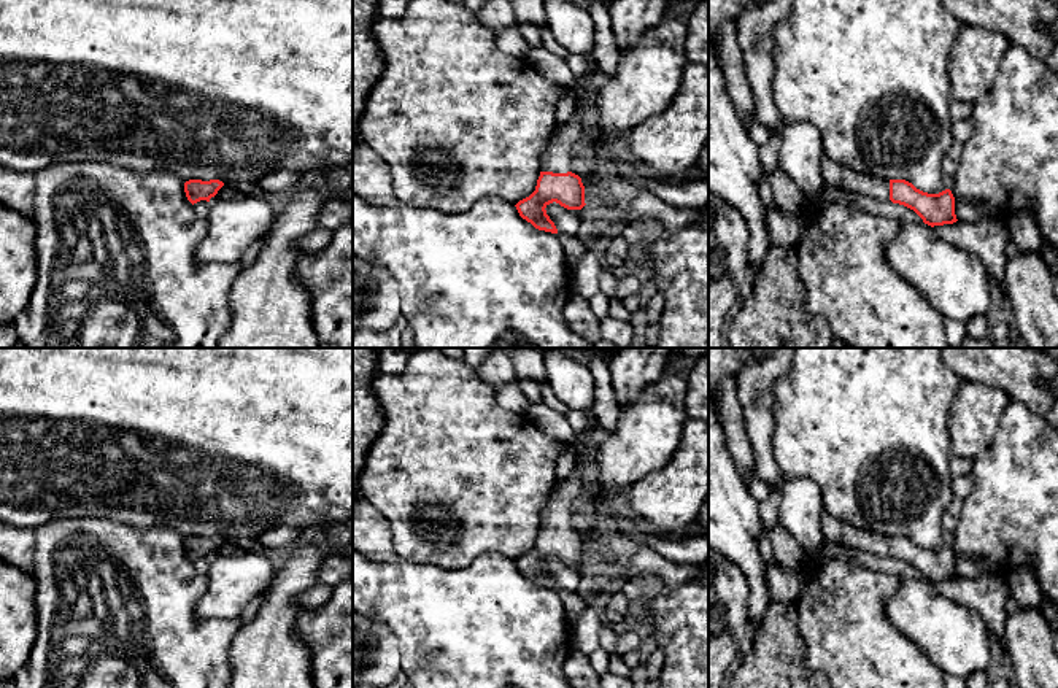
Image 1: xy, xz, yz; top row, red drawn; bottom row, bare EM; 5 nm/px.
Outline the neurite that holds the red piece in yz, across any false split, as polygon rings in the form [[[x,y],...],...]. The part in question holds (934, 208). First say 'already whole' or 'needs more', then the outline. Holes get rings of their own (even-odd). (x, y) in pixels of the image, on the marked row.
needs more; [[[828,156],[823,157],[821,172],[828,186],[853,194],[864,194],[875,200],[891,200],[893,203],[904,205],[913,210],[931,227],[958,221],[955,215],[955,197],[950,189],[939,194],[928,194],[905,180],[883,180],[853,172]]]

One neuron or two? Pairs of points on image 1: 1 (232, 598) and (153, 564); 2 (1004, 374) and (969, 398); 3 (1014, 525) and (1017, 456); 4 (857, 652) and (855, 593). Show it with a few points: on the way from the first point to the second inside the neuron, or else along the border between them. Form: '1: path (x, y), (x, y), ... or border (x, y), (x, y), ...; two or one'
1: border (205, 577), (196, 617), (229, 618); two
2: border (953, 371), (961, 378), (1000, 386), (1011, 398); two
3: path (1017, 507), (1017, 474); one
4: path (855, 637), (855, 607); one

